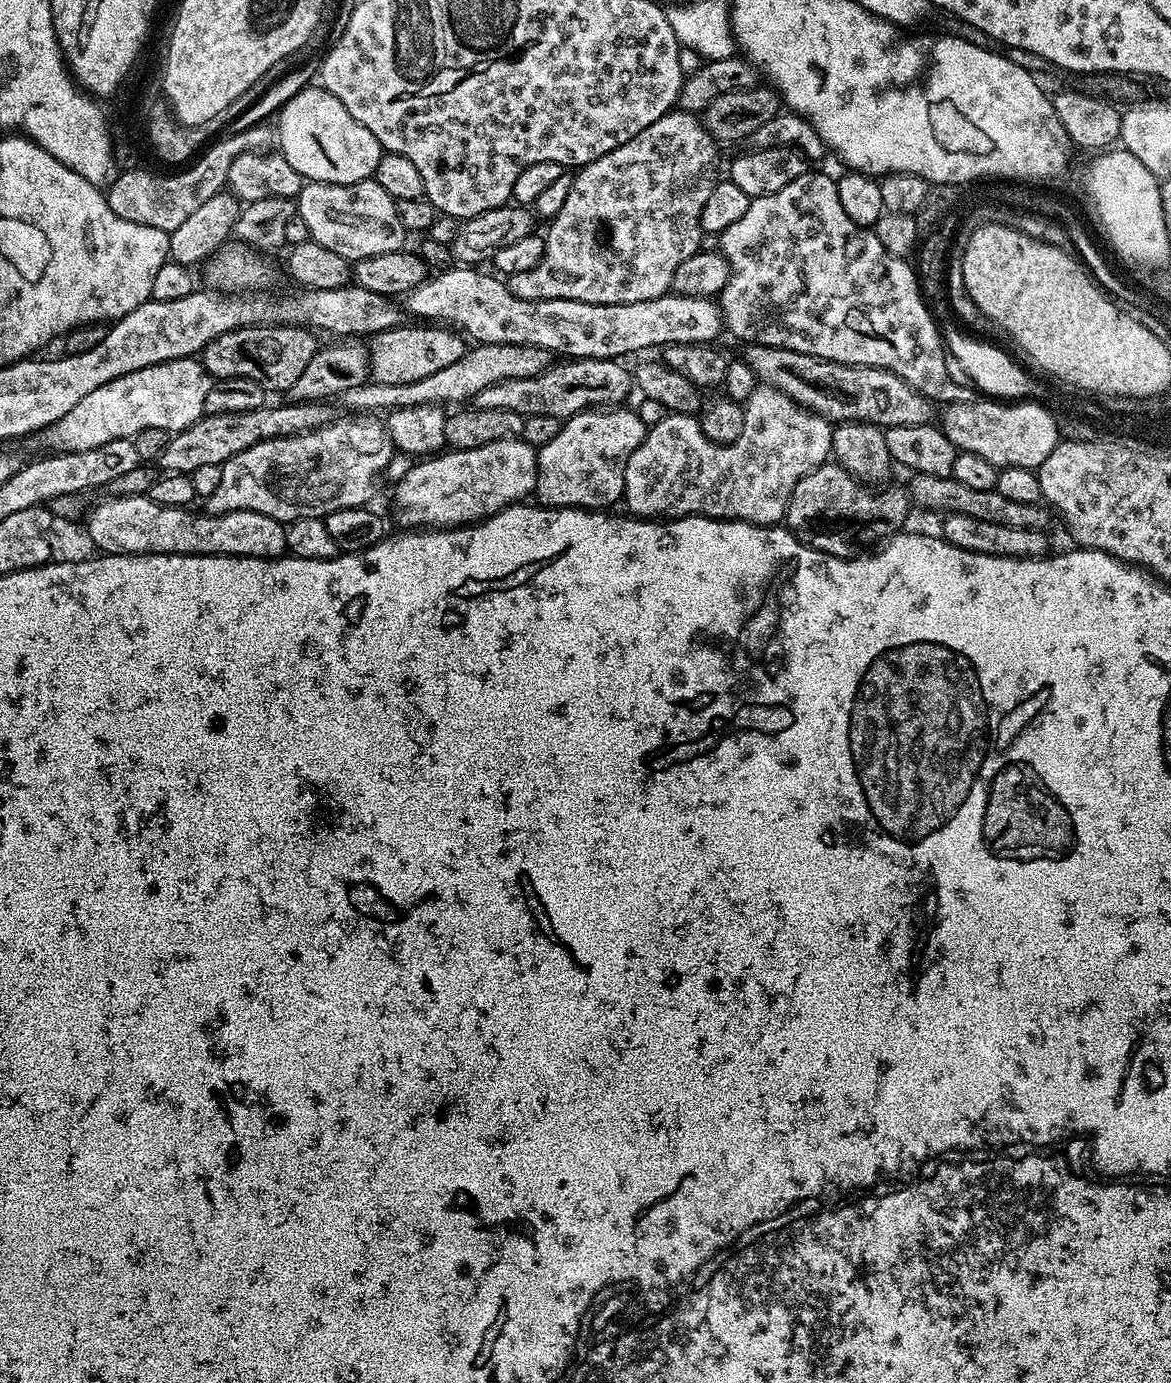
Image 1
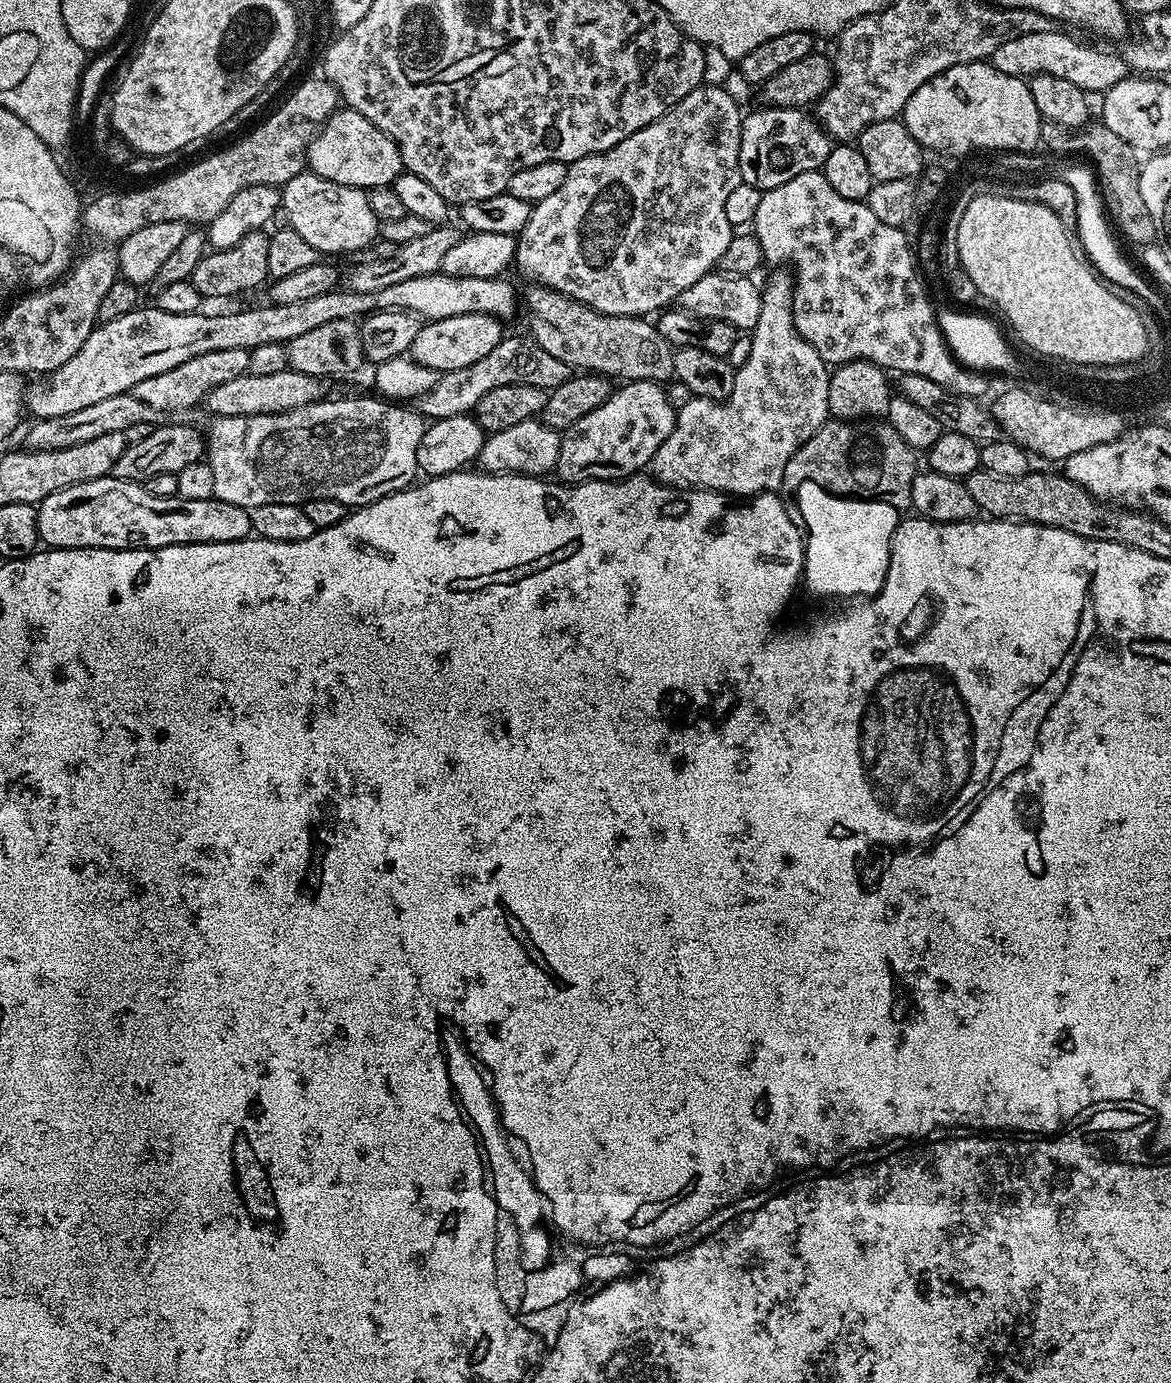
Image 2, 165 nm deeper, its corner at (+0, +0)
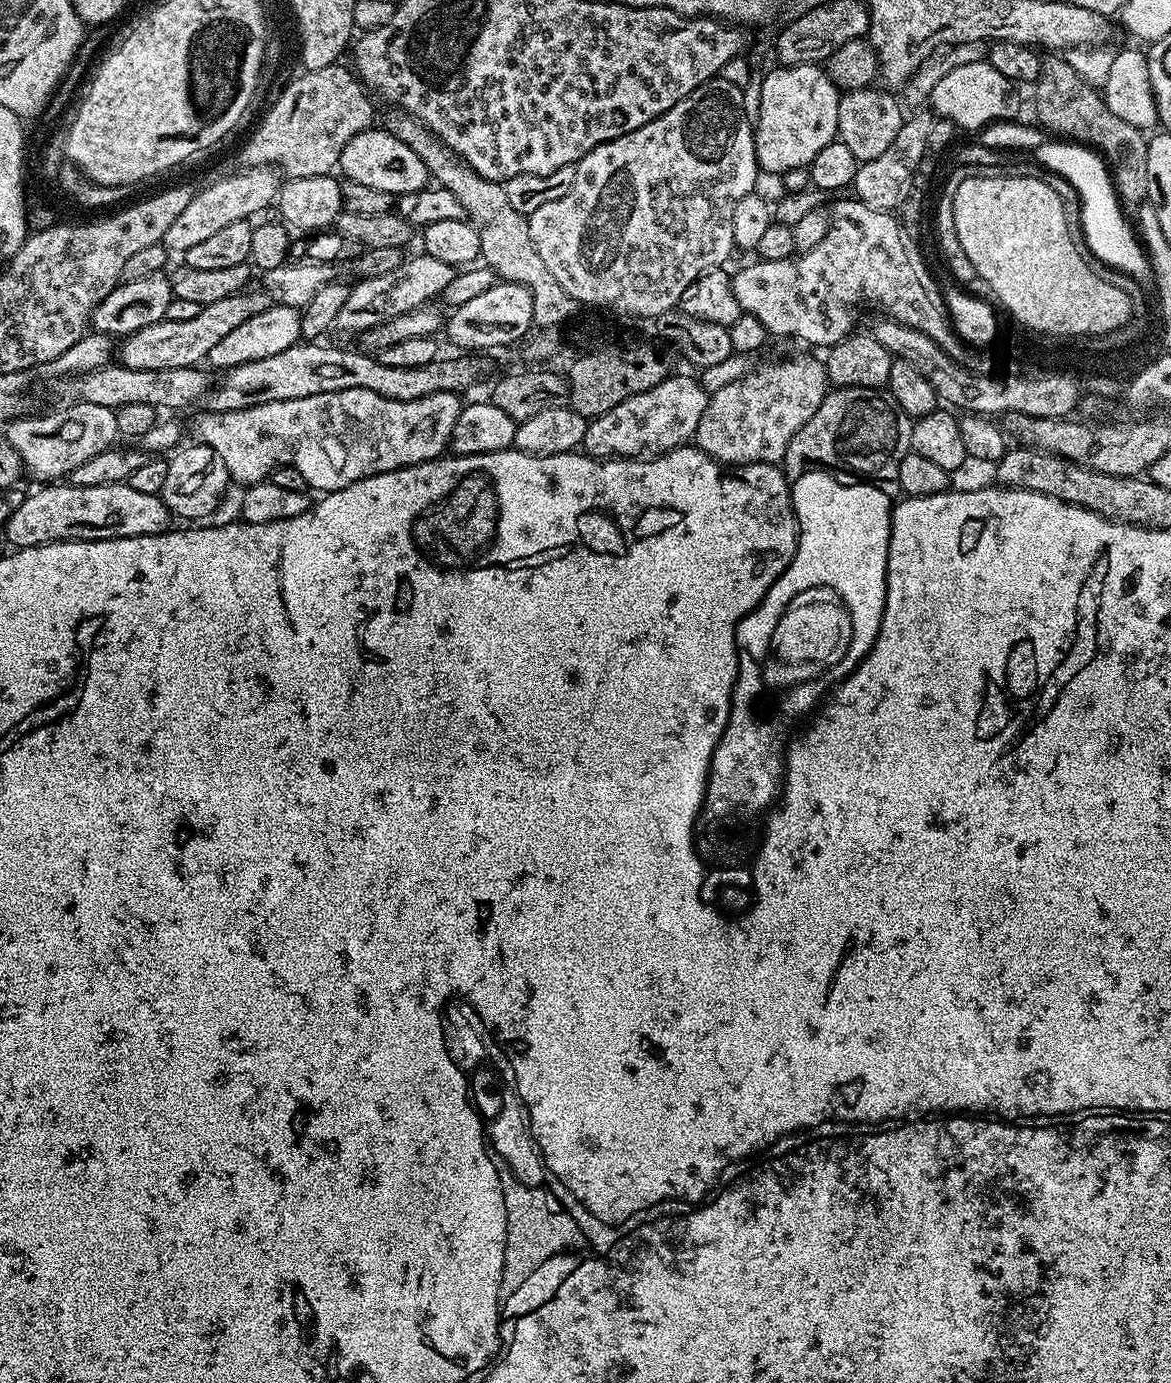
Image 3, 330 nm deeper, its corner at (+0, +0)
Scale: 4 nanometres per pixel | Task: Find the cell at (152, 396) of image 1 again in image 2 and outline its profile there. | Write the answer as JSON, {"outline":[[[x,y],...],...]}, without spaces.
{"outline":[[[249,349],[210,350],[210,354],[198,354],[198,358],[190,358],[190,362],[182,362],[182,366],[174,366],[174,370],[166,370],[166,374],[154,374],[154,378],[145,378],[131,390],[146,406],[154,406],[158,414],[164,412],[184,412],[196,403],[203,401],[214,390],[214,386],[222,386],[222,382],[230,382],[230,378],[238,378],[248,372]]]}

